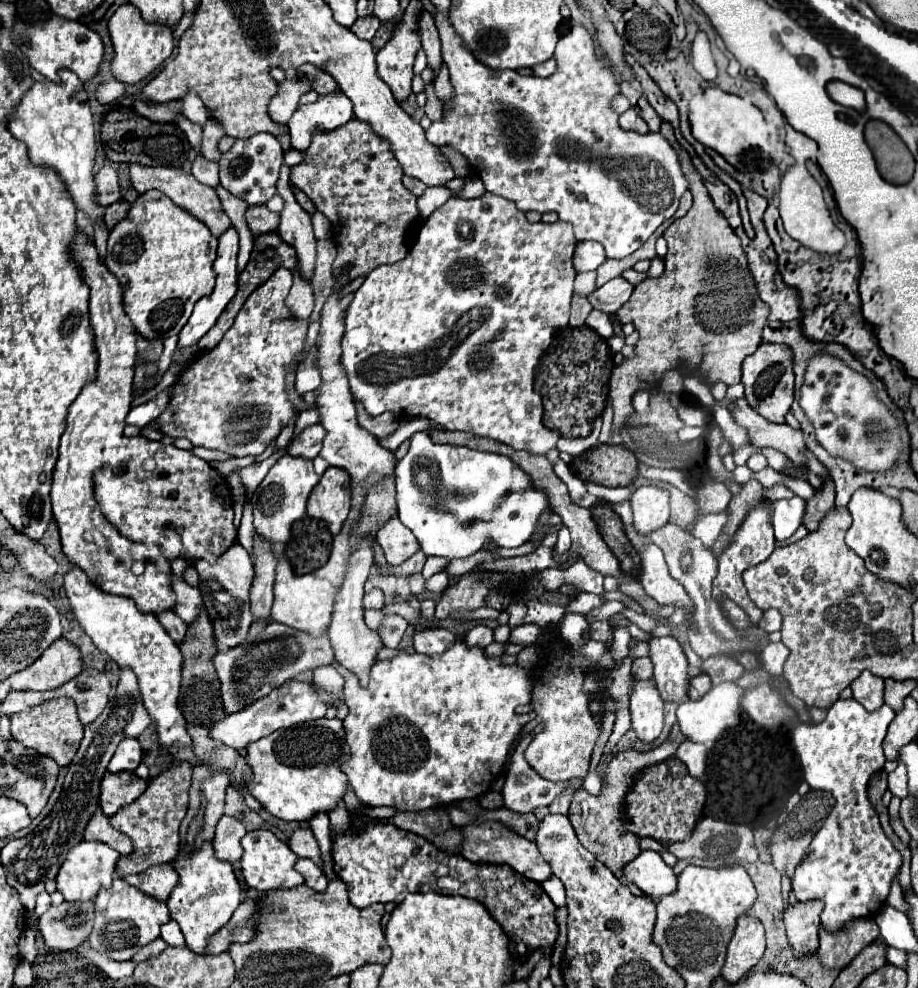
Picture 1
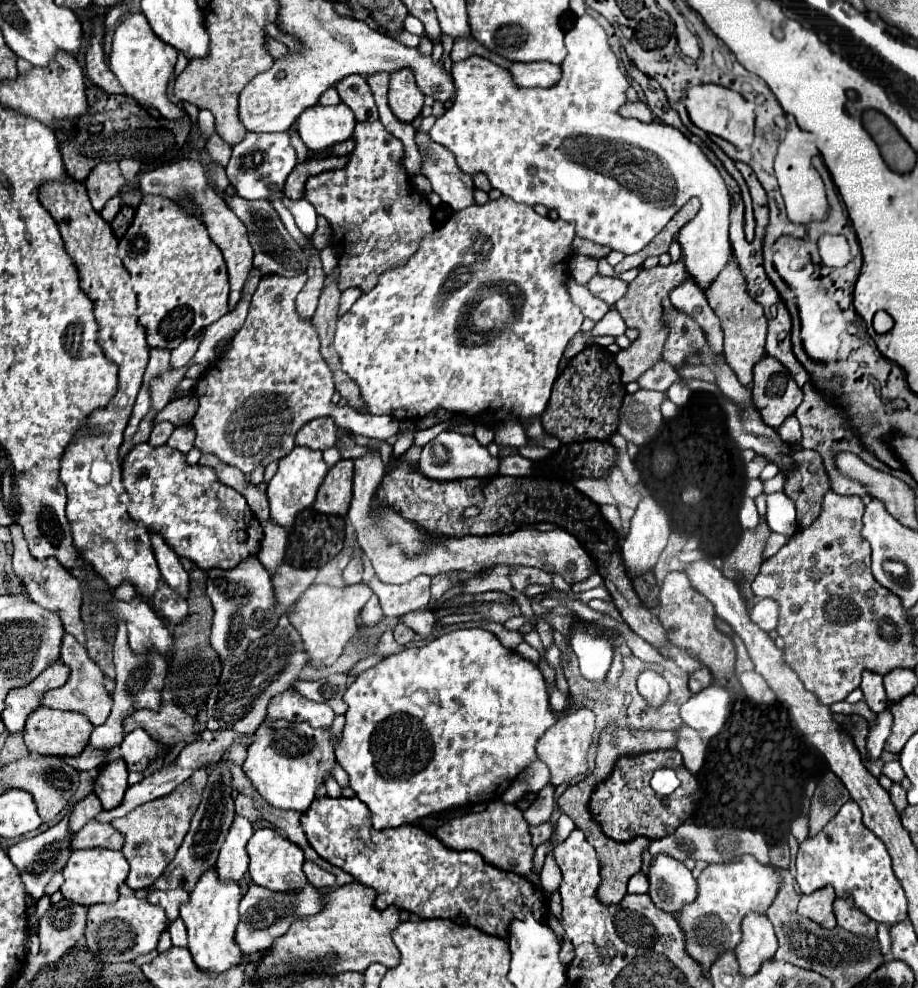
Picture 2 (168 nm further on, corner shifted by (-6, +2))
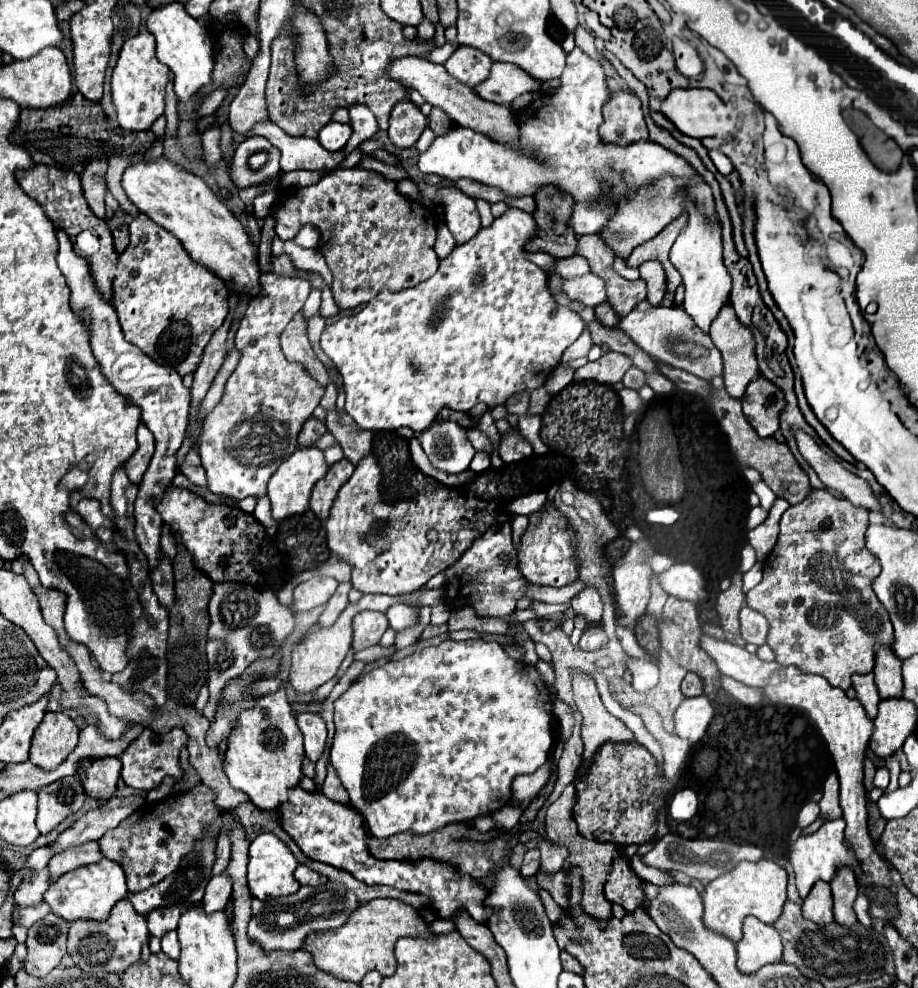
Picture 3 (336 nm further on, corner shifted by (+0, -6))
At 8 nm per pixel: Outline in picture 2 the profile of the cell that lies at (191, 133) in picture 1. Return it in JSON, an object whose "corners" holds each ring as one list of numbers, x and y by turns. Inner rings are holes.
{"corners":[[129,13,121,19,113,35,113,49,109,55,109,67,123,85,123,91,133,97,141,107,155,107,165,119,181,119,187,115,185,109,177,107,165,97,167,81,177,61,177,49,163,43,149,27,143,13]]}

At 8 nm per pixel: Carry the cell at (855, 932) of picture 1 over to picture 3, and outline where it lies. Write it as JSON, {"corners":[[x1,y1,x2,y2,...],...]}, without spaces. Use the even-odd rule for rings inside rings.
{"corners":[[851,869,837,871,837,875,831,881,831,891,833,891,835,921,843,927,857,923,857,917,855,917,855,911,853,911,853,901,859,895,855,873]]}

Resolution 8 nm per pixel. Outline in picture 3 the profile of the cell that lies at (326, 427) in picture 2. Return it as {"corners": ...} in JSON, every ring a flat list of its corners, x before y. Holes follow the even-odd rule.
{"corners":[[309,417,305,421,305,425,301,427,301,433,299,433,299,447,311,447,323,433,327,431,325,423,315,419,315,417]]}

